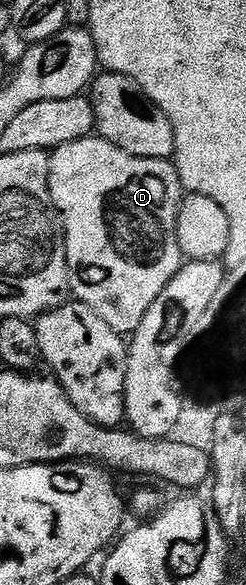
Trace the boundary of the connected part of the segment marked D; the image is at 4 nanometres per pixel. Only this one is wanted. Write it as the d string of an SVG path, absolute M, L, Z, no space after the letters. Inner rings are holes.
M97 136L81 138L72 144L64 144L56 148L50 154L50 195L54 201L54 206L58 210L58 215L62 218L62 227L66 233L66 263L70 269L70 288L73 297L77 301L83 302L92 312L96 312L107 322L116 333L129 336L133 334L135 328L144 320L148 308L156 304L156 296L168 288L172 276L184 265L182 249L176 236L176 220L178 219L178 209L184 197L182 181L178 175L178 169L174 167L173 161L165 158L145 158L144 156L132 156L124 152L124 148L116 148L116 144L108 144L108 140Z

